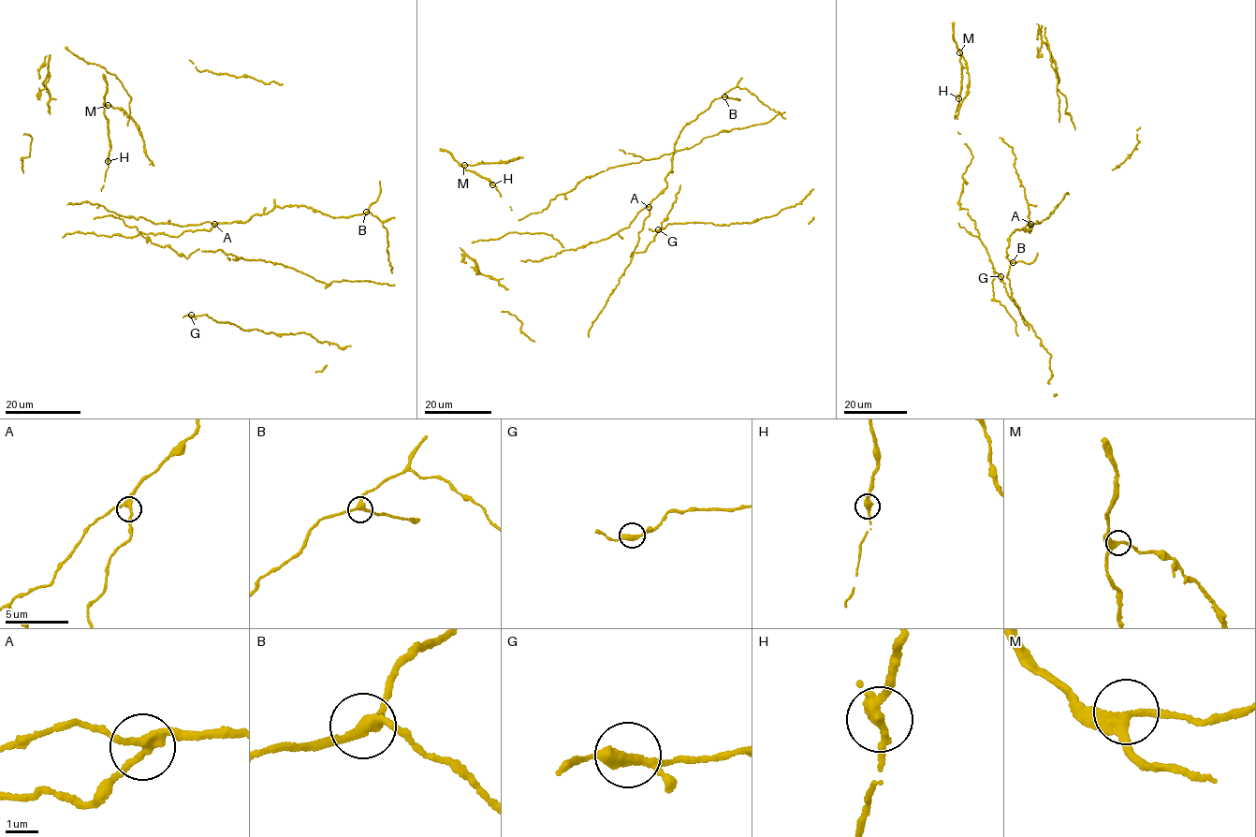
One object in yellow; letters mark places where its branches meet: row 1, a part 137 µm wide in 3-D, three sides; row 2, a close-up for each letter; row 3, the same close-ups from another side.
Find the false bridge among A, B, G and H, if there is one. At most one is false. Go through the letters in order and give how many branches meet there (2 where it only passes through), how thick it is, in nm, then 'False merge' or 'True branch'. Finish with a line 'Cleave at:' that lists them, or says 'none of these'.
A: Branches: 3. Thickness 240 nm. True branch
B: Branches: 3. Thickness 260 nm. True branch
G: Branches: 3. Thickness 300 nm. True branch
H: Branches: 3. Thickness 280 nm. False merge
Cleave at: H

